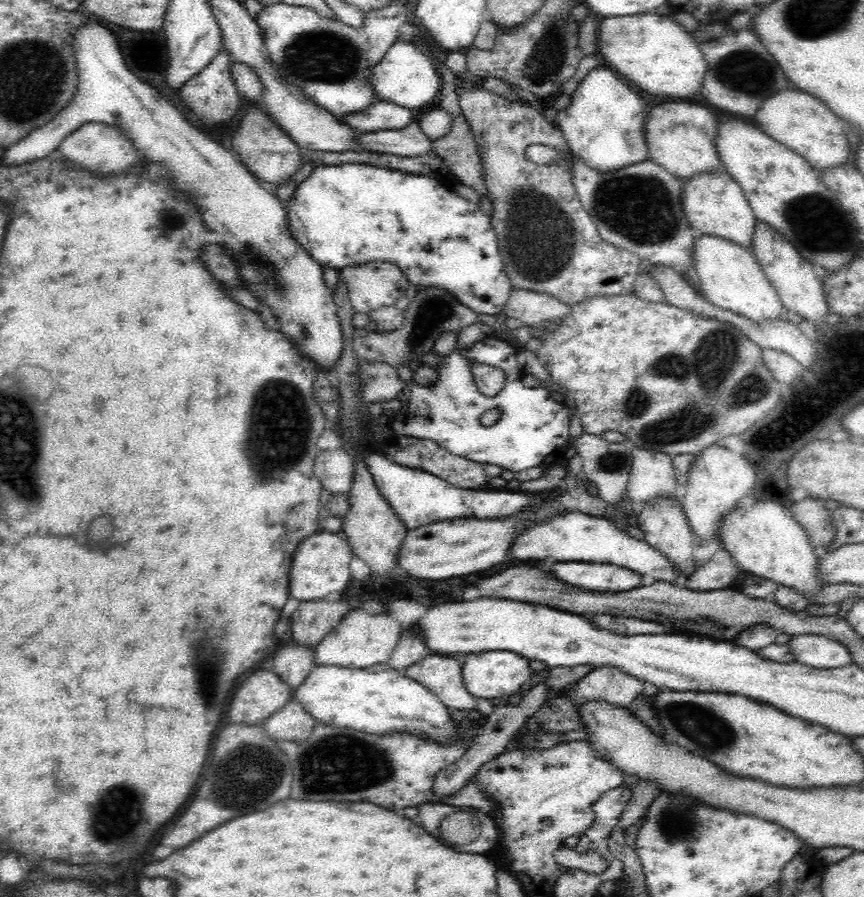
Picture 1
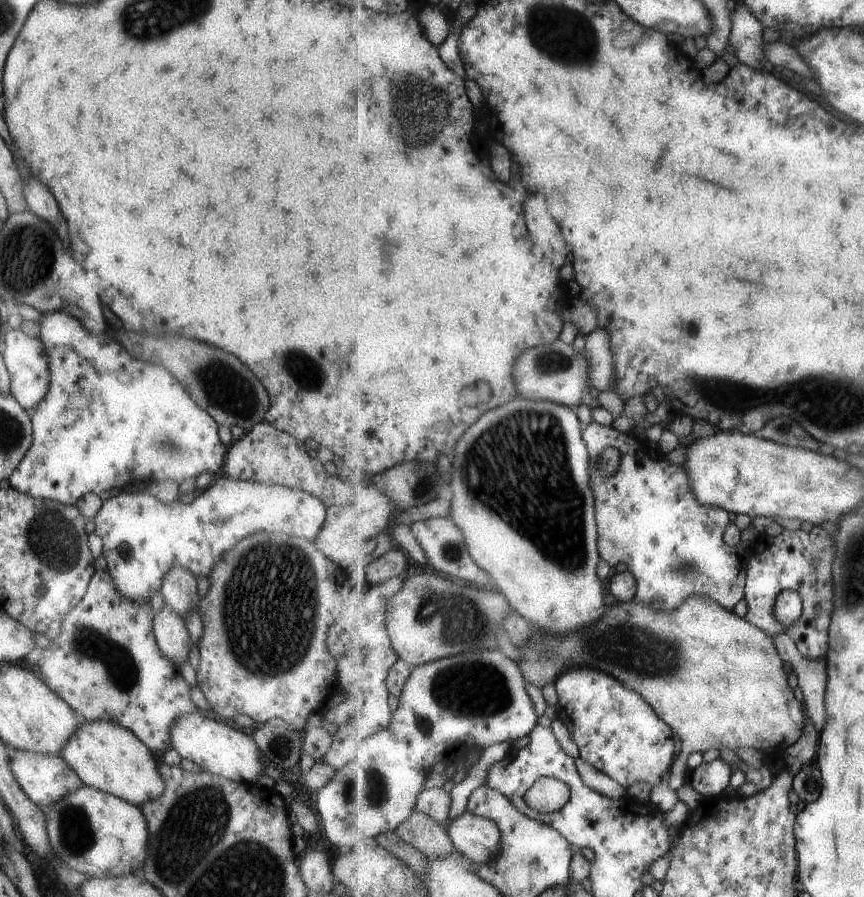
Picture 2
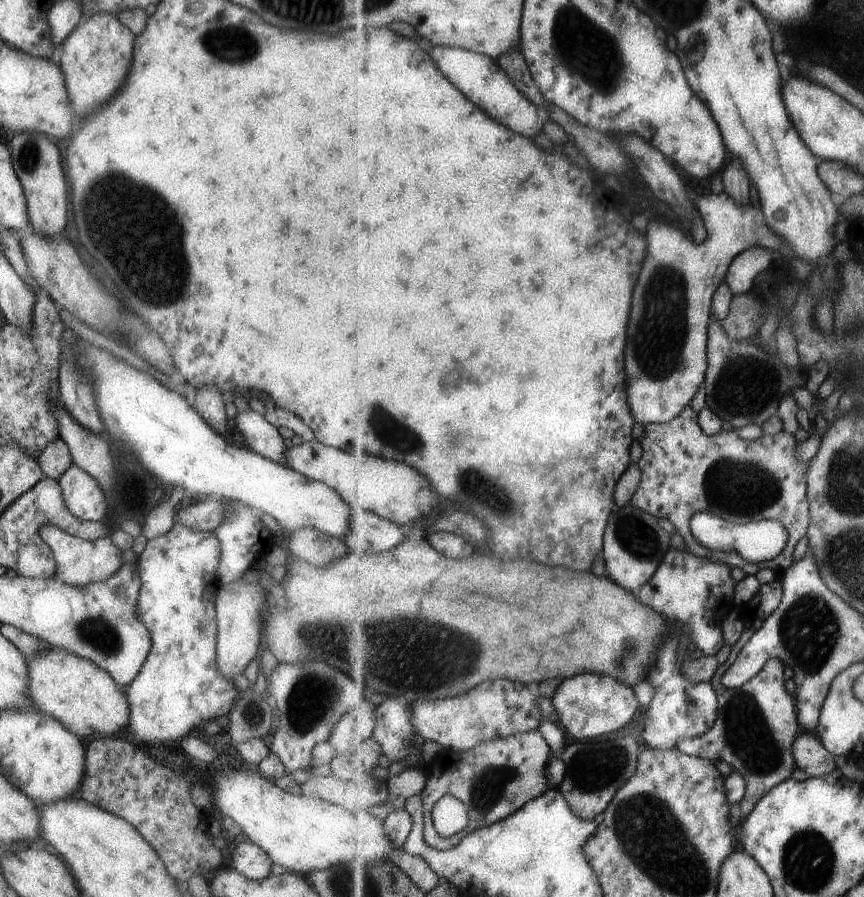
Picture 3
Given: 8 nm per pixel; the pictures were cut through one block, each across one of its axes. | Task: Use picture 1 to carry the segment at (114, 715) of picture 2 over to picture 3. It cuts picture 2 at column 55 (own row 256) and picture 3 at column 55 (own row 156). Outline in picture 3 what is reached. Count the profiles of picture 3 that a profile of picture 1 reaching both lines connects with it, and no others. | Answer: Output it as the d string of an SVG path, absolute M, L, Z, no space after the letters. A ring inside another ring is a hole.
M51 525L41 527L38 535L51 549L56 565L54 577L67 586L82 589L89 583L107 580L122 565L122 550L113 544L109 539L109 535L94 541L84 541L79 537L72 537Z

